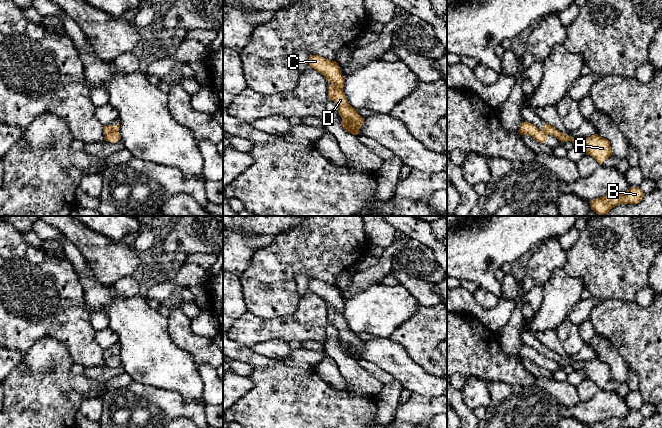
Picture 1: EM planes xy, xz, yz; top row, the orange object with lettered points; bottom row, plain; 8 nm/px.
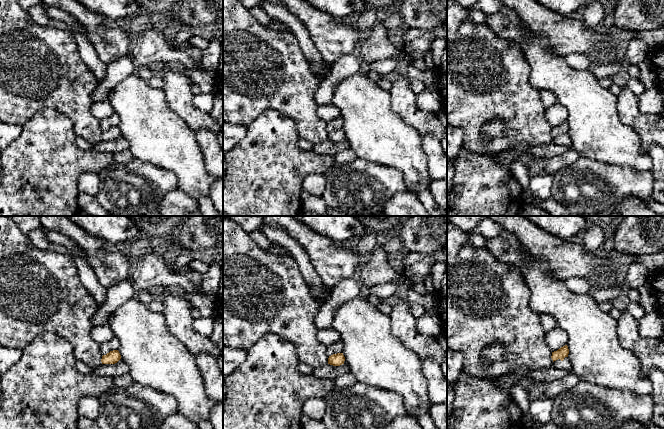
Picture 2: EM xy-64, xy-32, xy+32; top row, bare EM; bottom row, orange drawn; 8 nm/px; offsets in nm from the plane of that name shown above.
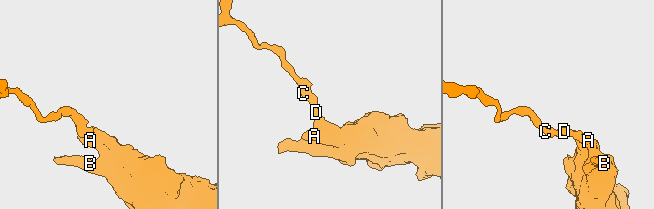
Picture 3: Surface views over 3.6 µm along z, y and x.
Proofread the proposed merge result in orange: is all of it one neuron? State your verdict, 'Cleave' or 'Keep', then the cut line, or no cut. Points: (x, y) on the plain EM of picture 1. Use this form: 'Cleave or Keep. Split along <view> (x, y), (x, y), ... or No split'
Cleave. Split along xy (118, 354), (111, 355), (105, 359)

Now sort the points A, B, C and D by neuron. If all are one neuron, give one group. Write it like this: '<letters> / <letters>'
A B D / C

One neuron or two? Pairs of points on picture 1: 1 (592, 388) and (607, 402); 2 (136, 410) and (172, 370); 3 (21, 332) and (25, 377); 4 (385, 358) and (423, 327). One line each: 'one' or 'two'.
1: two
2: two
3: two
4: two

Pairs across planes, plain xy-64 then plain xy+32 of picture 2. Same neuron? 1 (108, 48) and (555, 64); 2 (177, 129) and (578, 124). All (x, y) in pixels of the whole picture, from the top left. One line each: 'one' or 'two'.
1: two
2: one

